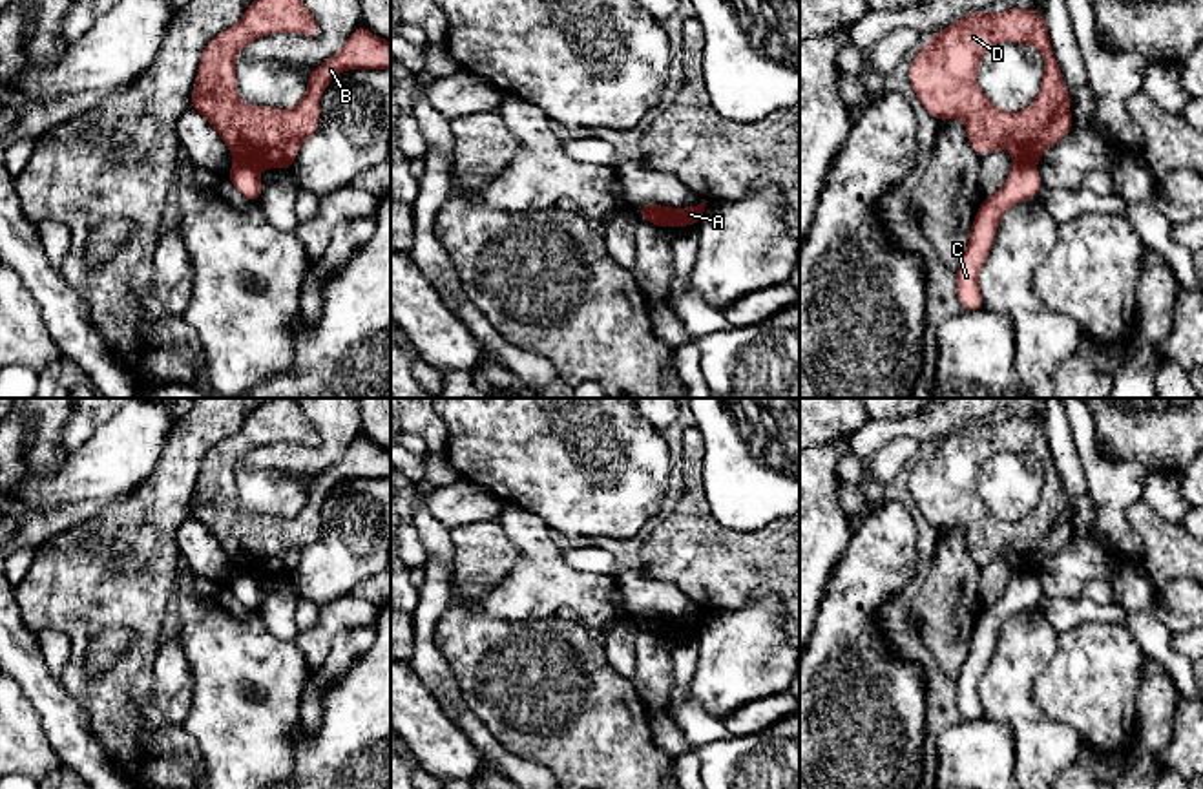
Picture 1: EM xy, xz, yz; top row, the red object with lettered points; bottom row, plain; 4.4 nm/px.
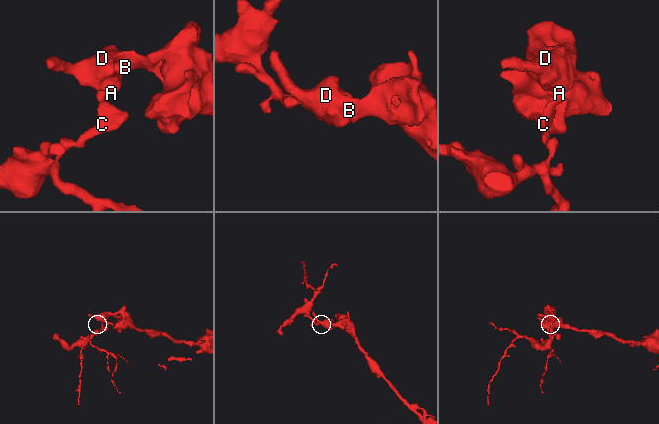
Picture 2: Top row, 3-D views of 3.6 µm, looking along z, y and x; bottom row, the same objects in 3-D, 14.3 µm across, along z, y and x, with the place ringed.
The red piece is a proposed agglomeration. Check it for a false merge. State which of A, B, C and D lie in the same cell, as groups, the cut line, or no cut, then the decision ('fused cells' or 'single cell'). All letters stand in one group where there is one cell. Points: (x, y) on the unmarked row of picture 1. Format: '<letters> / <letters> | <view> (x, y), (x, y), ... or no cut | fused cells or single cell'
A B D / C | xy (234, 570), (247, 572), (258, 581) | fused cells

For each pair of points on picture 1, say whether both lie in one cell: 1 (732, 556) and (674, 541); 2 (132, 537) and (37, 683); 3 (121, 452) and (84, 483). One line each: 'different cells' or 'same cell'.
1: same cell
2: different cells
3: same cell

